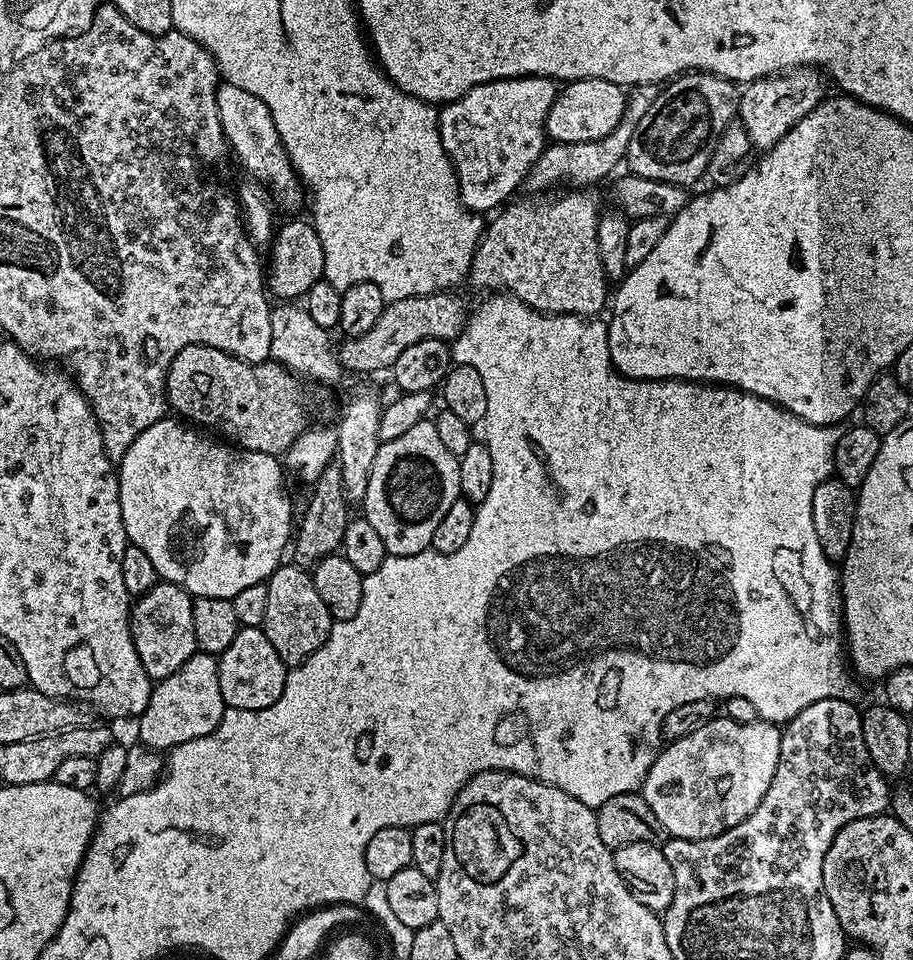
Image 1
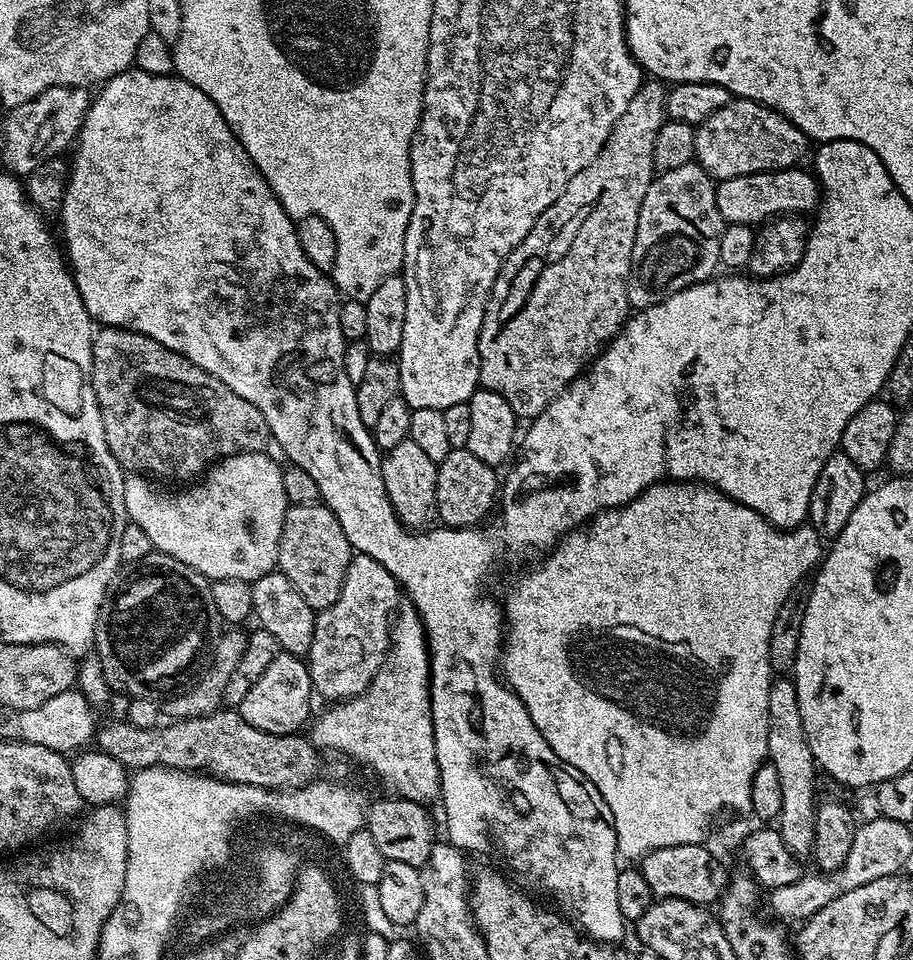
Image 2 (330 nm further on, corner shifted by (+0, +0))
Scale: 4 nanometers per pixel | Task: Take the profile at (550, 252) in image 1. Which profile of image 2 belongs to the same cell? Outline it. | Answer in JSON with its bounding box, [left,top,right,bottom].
[480,78,666,418]

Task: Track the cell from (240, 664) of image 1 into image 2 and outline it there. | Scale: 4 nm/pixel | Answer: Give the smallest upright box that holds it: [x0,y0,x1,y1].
[238,650,314,736]

